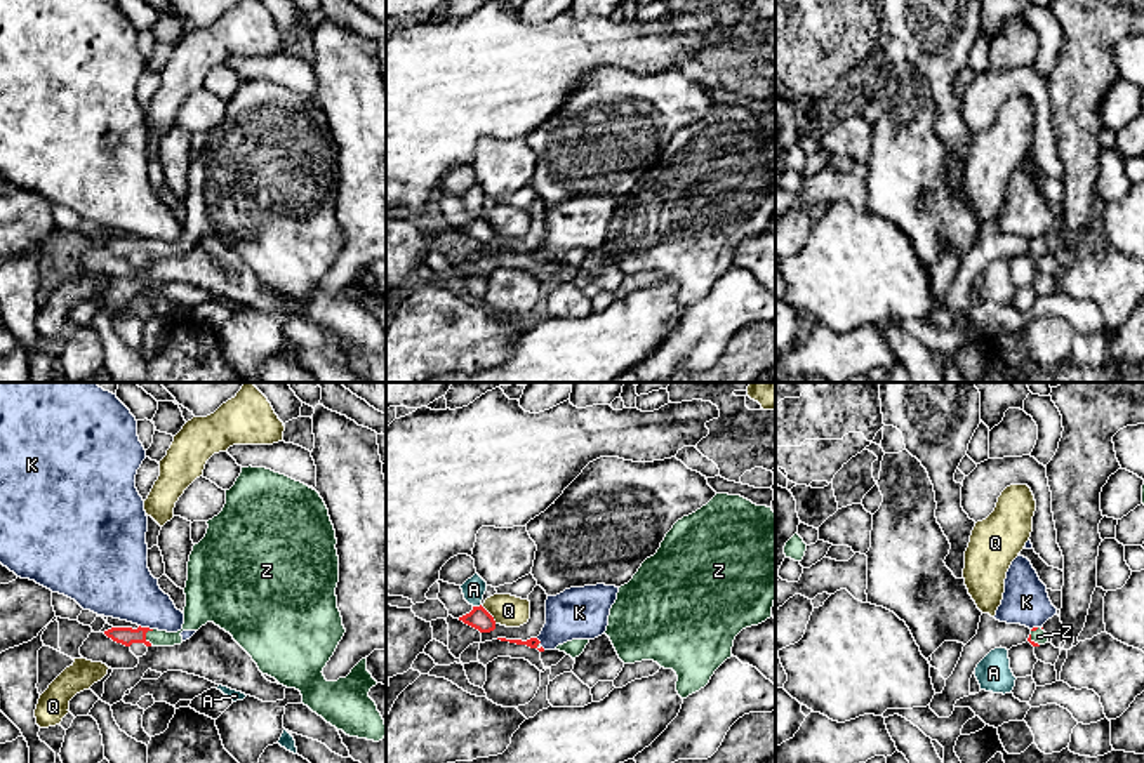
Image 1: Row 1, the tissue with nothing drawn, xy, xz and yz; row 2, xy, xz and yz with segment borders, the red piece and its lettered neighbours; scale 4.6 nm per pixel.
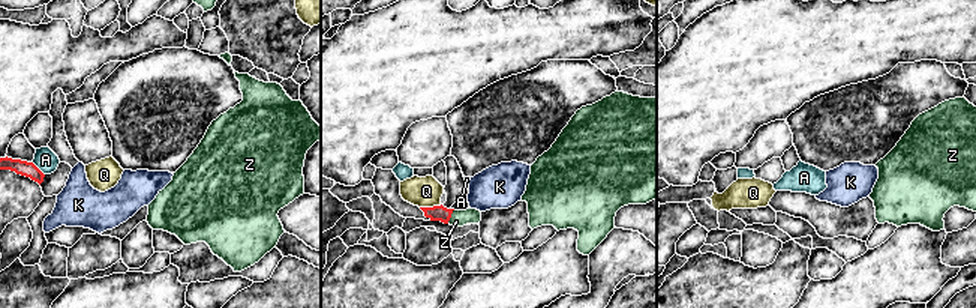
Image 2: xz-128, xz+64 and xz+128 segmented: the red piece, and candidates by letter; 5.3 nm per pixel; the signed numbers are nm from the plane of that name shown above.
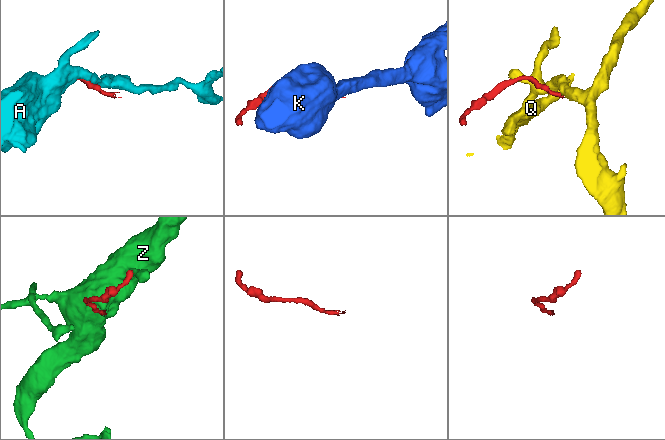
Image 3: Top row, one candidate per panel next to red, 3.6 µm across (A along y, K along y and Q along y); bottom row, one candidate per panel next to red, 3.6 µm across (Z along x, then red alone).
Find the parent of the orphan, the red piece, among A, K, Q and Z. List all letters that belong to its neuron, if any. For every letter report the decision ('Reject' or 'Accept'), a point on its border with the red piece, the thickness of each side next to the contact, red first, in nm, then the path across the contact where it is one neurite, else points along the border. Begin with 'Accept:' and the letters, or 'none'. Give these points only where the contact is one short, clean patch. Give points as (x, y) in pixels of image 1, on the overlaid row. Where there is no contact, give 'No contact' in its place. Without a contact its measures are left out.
Accept: Z
A: Reject. Touches red at xz (477, 607). Thickness 100 nm (red) against 110 nm
K: Reject. Touches red at xy (146, 628). Thickness 80 nm (red) against 320 nm
Q: Reject. Touches red at xz (491, 616). Thickness 100 nm (red) against 150 nm. Boundary: xz (482, 607), (496, 623)
Z: Accept. Touches red at xy (145, 636). Thickness 80 nm (red) against 100 nm. Path across: xy (120, 635), (145, 636), (174, 638), (195, 617)

